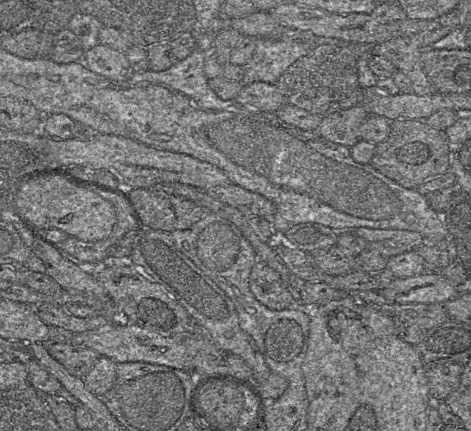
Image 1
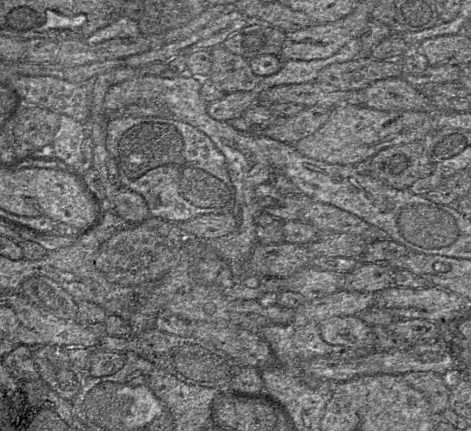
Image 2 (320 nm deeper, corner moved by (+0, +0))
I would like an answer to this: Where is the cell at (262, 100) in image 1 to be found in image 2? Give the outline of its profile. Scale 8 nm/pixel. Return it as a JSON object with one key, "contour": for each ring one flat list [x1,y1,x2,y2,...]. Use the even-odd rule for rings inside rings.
{"contour":[[259,89,226,94,222,99,207,104,207,113,215,120,228,122,239,117,259,100]]}

